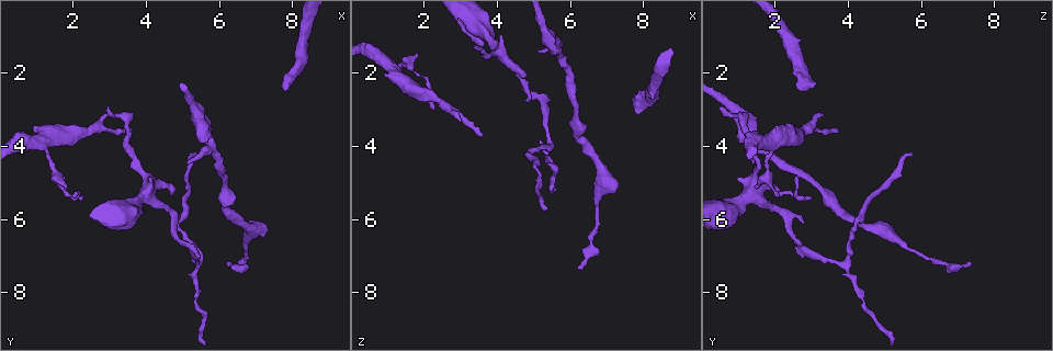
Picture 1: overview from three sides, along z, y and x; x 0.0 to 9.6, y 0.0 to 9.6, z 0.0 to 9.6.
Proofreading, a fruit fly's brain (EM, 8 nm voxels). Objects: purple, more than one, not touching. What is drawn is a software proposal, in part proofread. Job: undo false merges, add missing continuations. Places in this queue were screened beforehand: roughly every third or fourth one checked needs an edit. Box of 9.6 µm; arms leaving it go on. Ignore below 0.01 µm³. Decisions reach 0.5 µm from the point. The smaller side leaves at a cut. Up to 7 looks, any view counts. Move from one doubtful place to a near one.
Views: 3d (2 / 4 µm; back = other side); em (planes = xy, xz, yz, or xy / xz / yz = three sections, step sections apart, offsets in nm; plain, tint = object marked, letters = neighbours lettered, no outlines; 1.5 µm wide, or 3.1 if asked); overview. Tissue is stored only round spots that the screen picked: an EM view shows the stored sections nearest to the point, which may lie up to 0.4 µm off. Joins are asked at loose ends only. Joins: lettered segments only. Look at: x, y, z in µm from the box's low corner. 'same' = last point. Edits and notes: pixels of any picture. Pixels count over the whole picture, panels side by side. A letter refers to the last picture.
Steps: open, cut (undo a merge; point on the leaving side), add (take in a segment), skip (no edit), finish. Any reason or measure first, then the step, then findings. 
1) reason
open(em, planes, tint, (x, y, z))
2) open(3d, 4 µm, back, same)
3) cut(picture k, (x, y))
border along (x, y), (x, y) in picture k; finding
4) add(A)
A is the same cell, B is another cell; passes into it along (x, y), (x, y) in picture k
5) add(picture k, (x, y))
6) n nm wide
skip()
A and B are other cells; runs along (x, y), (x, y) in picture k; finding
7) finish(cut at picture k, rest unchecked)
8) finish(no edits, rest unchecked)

an open end
open(3d, 2 µm, (2.35, 5.50, 3.00))

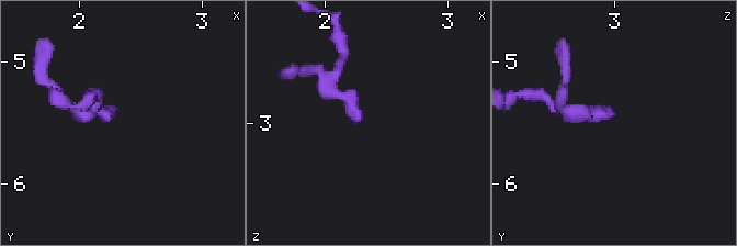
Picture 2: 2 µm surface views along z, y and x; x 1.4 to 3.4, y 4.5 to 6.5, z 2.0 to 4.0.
open(em, yz, step 8, plain, (2.28, 5.46, 3.00))

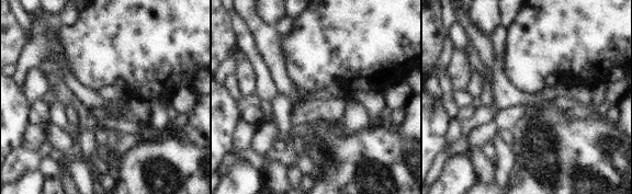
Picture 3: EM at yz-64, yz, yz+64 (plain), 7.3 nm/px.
what lies round it
open(em, yz, step 8, letters, same)

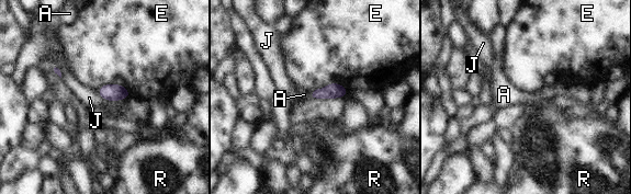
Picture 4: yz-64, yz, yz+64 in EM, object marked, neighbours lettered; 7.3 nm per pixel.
J touches over 220 nm
skip()
A, E, J and R are other cells; border along (331, 81), (311, 92) in picture 4; none of them fits

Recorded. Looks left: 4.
an open end
open(em, planes, letters, (4.75, 5.25, 2.15))

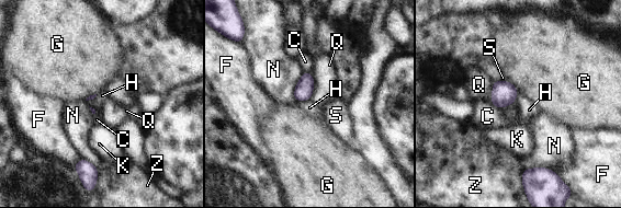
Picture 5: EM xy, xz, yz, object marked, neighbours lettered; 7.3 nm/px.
skip()
C, F, G, H, K, N, Q, S and Z are other cells; border along (309, 99), (297, 102) in picture 5; none of them fits

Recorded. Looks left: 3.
sharp bend
open(em, yz, step 4, letters, (5.40, 7.20, 3.95))

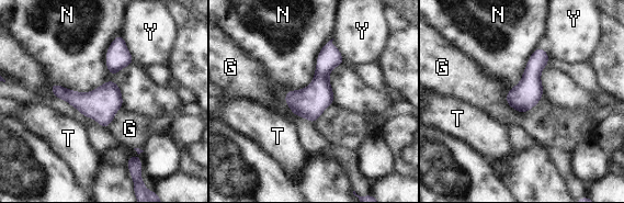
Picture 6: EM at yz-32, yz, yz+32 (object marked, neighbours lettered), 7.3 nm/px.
200 nm wide
skip()
G, N, T and Y are other cells; border along (57, 83), (113, 81), (123, 104) in picture 6; all the same neuron

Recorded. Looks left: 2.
finish(no edits, rest unchecked)

